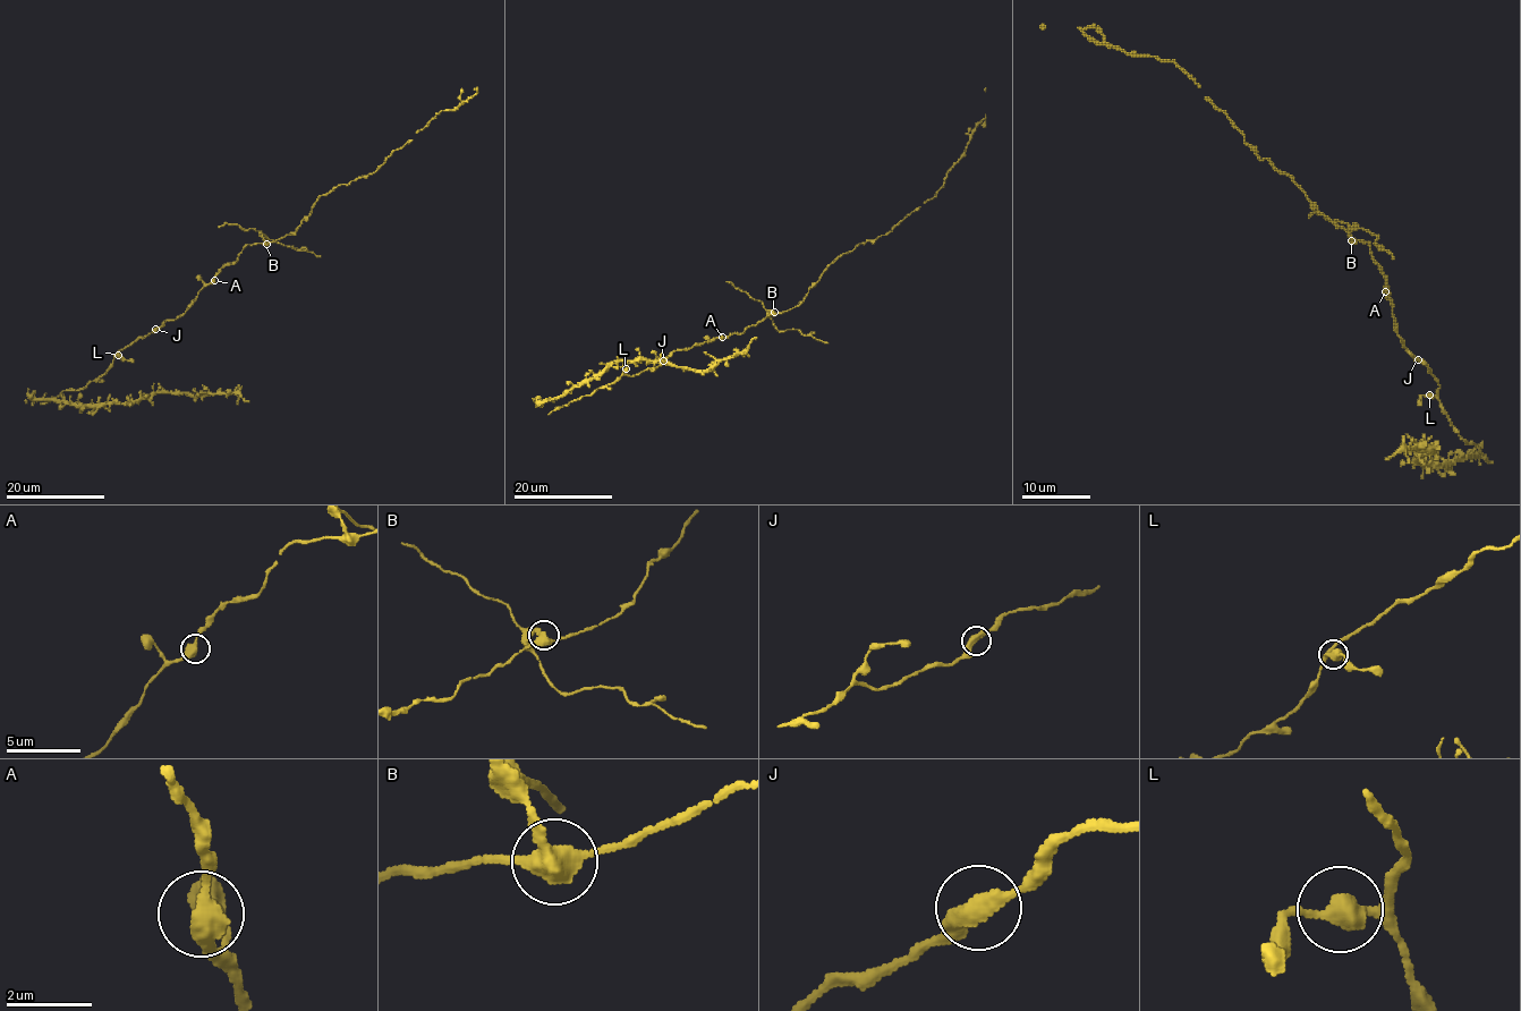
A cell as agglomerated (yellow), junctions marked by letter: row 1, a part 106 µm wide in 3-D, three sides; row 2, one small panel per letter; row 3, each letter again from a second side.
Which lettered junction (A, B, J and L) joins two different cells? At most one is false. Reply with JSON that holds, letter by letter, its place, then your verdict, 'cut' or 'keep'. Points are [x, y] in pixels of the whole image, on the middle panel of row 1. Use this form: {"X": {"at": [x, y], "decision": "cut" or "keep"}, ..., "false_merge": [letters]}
{"A": {"at": [722, 337], "decision": "keep"}, "B": {"at": [774, 312], "decision": "cut"}, "J": {"at": [663, 360], "decision": "keep"}, "L": {"at": [626, 368], "decision": "keep"}, "false_merge": ["B"]}

